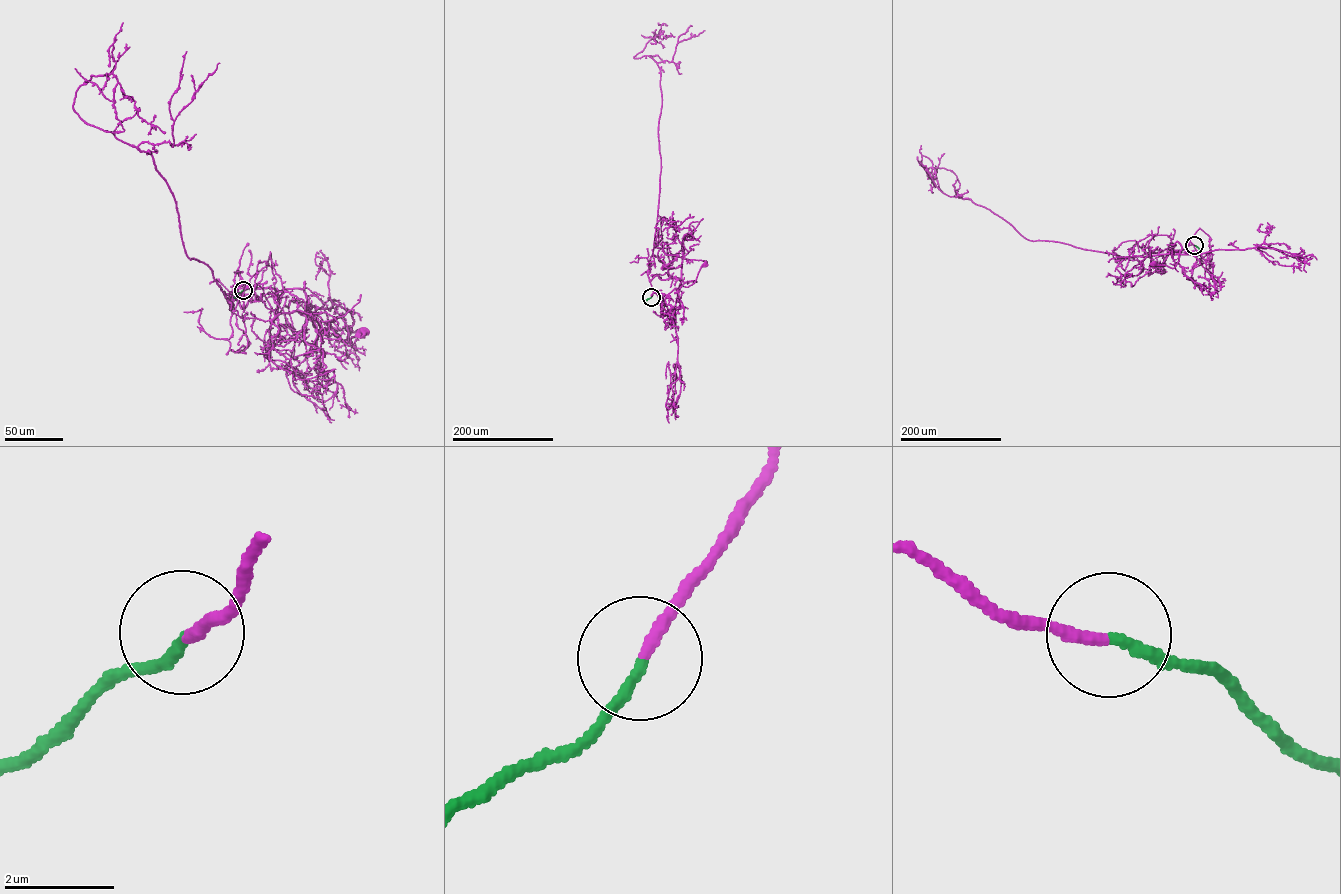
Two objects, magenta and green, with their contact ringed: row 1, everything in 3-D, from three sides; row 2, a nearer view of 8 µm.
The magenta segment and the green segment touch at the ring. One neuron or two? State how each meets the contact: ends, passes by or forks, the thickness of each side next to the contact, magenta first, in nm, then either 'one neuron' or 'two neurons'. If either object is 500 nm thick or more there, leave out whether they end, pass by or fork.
magenta ends; green ends; calibres 200 and 190 nm; one neuron

